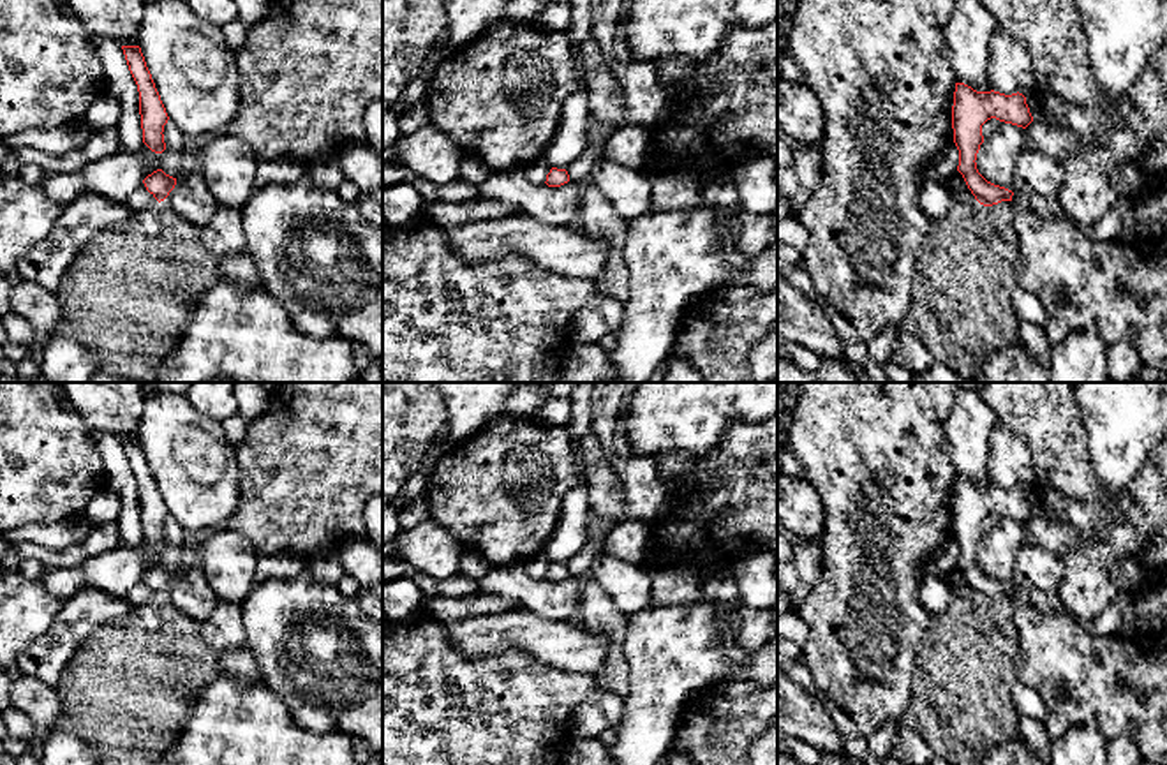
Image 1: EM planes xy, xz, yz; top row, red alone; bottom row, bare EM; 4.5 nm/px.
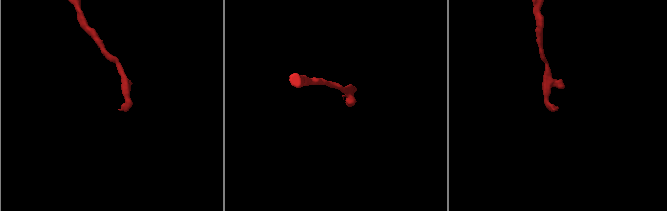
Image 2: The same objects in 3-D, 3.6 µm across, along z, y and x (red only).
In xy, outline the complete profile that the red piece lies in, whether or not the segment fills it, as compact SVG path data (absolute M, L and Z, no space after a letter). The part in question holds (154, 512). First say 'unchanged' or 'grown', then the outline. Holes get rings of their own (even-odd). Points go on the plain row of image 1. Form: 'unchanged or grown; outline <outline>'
unchanged; outline M122 441L129 465L138 479L139 486L139 509L143 524L143 538L155 548L166 545L164 520L169 511L155 483L152 469L146 462L145 451L139 441Z

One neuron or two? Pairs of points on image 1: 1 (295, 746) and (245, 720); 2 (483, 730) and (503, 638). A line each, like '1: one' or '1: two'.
1: one
2: two

